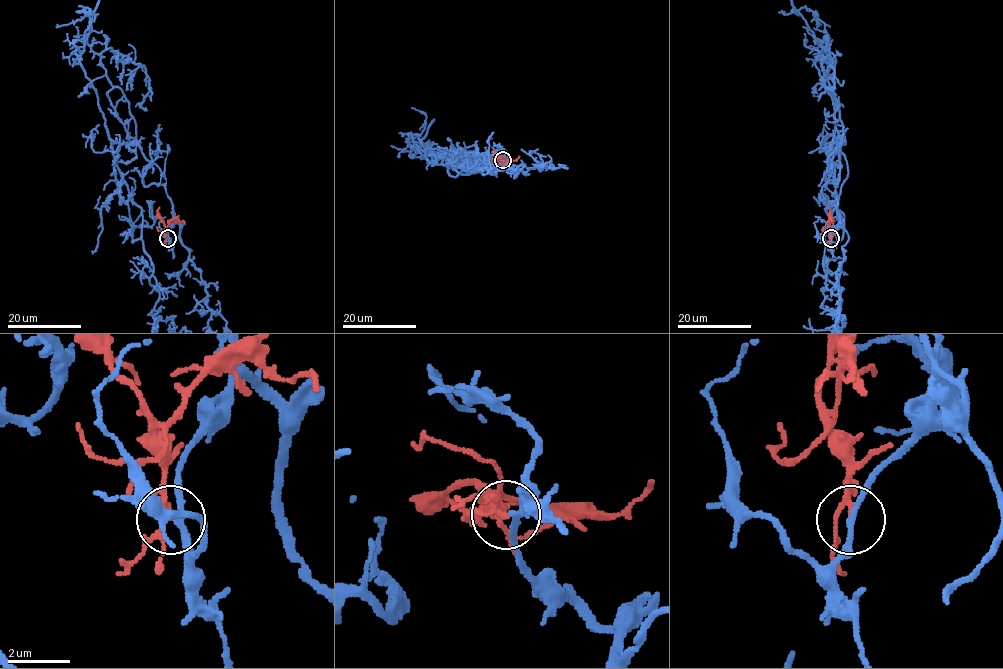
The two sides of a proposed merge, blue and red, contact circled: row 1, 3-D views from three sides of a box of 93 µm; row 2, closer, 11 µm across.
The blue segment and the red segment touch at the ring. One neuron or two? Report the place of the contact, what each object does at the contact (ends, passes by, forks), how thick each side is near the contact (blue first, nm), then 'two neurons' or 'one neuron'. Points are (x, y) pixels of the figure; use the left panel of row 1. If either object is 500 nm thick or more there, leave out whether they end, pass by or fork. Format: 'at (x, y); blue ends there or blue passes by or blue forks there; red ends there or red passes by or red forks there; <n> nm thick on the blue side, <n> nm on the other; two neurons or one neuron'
at (167, 238); blue passes by; red forks there; 180 nm thick on the blue side, 120 nm on the other; one neuron

